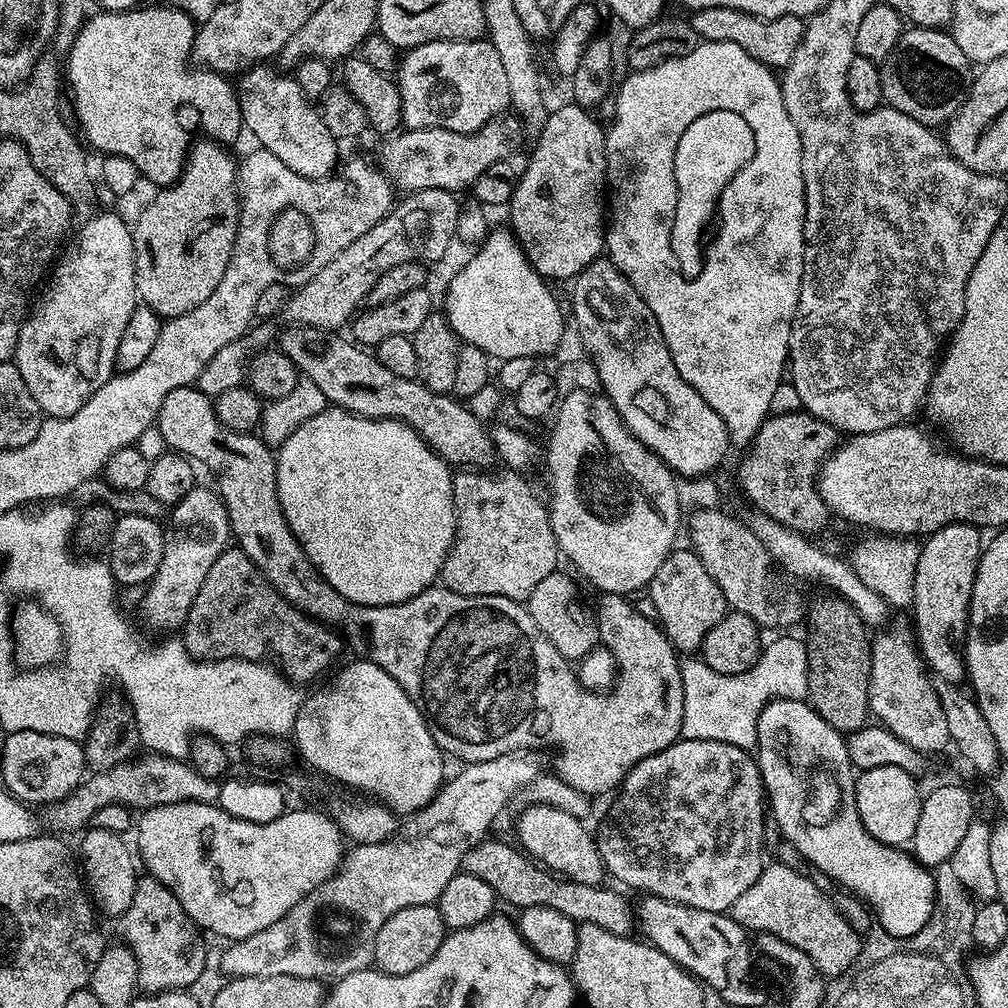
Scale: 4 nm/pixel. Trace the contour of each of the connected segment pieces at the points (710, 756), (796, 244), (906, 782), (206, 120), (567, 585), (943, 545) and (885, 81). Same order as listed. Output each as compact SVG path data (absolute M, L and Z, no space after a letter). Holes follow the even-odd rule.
M679 739L666 750L658 754L650 754L642 758L625 774L618 791L615 793L616 801L608 812L608 817L600 824L600 833L595 833L596 849L600 851L600 857L604 863L607 875L625 884L623 887L641 888L644 894L666 899L670 903L685 904L697 910L706 910L727 913L738 902L738 897L746 894L754 882L764 873L766 867L766 849L763 840L763 820L766 815L766 793L764 791L764 779L760 773L760 765L756 763L756 757L751 751L740 749L738 746L727 745L726 742L700 741Z
M709 40L701 42L697 48L690 50L690 54L685 56L675 56L669 60L664 60L660 64L655 64L652 68L647 68L645 72L633 71L632 76L624 80L624 85L620 88L620 93L616 96L616 121L612 125L607 125L606 135L604 138L604 157L606 158L606 188L610 193L610 215L606 220L606 256L612 261L622 274L638 290L638 294L650 306L654 318L658 318L658 326L662 330L662 338L666 338L666 346L670 350L670 358L674 358L674 366L678 366L678 374L706 402L710 402L710 407L726 422L728 430L728 439L733 445L741 444L747 446L751 444L752 439L758 434L762 422L768 419L773 411L770 406L770 398L774 398L774 390L782 383L786 376L786 365L790 360L788 343L792 341L792 323L796 317L796 307L800 297L800 287L802 286L802 270L804 269L804 175L802 174L802 142L798 134L798 126L790 122L790 114L786 114L786 106L782 98L780 89L780 80L773 69L768 68L762 62L750 58L742 46L734 46L734 42L710 42ZM728 112L733 116L740 117L744 124L748 125L748 130L752 134L752 152L748 156L741 170L744 173L744 196L740 196L740 216L744 216L744 240L740 244L714 244L710 238L705 238L702 242L700 269L697 275L684 272L683 265L676 257L675 247L672 245L672 234L675 232L676 213L679 212L680 204L680 184L677 175L677 153L682 142L685 132L692 128L697 121L710 116L712 113Z
M878 766L856 776L858 818L878 842L904 846L914 838L922 801L922 791L916 784L919 784L917 777L906 774L906 770L898 770L898 766Z
M137 6L125 12L100 10L97 13L84 21L73 48L66 55L68 84L76 99L76 116L84 131L83 139L89 145L92 143L104 156L130 158L130 162L138 166L141 177L155 186L172 184L182 175L184 161L188 159L199 128L207 139L232 146L240 136L240 128L242 132L246 124L237 85L219 72L194 66L192 43L197 25L185 12L167 6Z
M563 570L546 574L538 586L529 594L526 607L530 618L538 626L538 630L569 662L578 662L586 654L590 654L598 646L600 630L595 619L592 620L584 613L582 605L576 601L576 584Z
M947 524L932 533L931 536L927 537L927 539L920 544L920 557L918 558L918 566L914 574L914 594L912 595L912 602L910 605L910 613L912 612L913 618L916 619L916 624L914 623L914 639L919 647L920 655L925 665L927 665L939 679L945 680L947 684L959 685L966 676L966 669L964 667L964 641L968 635L968 607L972 601L974 578L976 577L976 571L980 565L980 554L982 551L982 540L980 544L980 536L982 536L981 529L975 528L973 524Z
M912 26L900 35L894 50L880 64L880 77L887 107L936 130L947 125L972 92L974 65L947 31Z

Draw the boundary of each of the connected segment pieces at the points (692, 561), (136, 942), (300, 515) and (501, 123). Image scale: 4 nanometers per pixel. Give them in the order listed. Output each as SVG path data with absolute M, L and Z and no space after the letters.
M673 550L658 566L658 574L648 583L646 597L652 601L652 612L658 624L668 636L669 643L677 653L699 653L704 636L729 611L729 606L724 600L722 590L718 590L718 582L706 574L706 566L697 558L691 550Z
M144 874L139 877L134 886L134 898L130 902L130 906L123 914L118 917L118 924L120 924L120 932L122 935L123 943L127 944L131 948L134 958L138 962L138 982L140 988L145 993L151 994L153 992L170 992L173 990L188 990L191 989L193 982L198 978L198 974L202 974L202 970L209 967L210 960L208 960L208 948L204 945L204 939L206 939L205 933L201 930L197 924L192 921L190 914L186 914L186 910L182 910L182 902L178 902L178 898L173 892L169 890L162 882L158 882L153 876Z
M328 406L278 448L276 481L284 517L314 566L351 604L406 602L437 583L456 537L453 469L401 420L375 420Z
M516 114L497 116L495 120L491 120L477 132L451 132L445 128L413 128L401 131L396 135L381 139L384 141L380 144L378 167L381 172L385 172L397 189L404 188L405 193L418 190L446 190L457 194L463 193L463 188L464 191L471 189L478 174L482 174L487 168L494 166L494 162L502 162L515 157L514 154L519 150L520 143L524 138L526 139L525 128Z

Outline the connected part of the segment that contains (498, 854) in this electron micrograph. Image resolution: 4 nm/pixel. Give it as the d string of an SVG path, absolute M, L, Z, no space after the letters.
M486 838L478 846L474 846L464 856L463 871L474 874L474 878L482 878L490 890L496 892L501 901L513 904L516 910L530 906L550 906L550 910L559 910L566 914L577 925L593 924L602 926L602 930L610 930L610 934L627 936L634 928L634 904L631 904L623 891L615 892L609 886L583 884L573 880L565 880L555 872L549 872L519 847L511 848L500 840Z

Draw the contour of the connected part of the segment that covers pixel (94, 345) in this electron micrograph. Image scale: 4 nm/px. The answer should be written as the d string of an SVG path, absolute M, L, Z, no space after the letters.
M115 211L100 213L101 216L96 214L85 219L76 241L63 249L51 273L52 281L51 276L47 281L48 289L40 305L37 308L35 305L24 317L24 325L18 334L14 363L22 374L22 382L26 382L26 390L34 394L34 402L38 402L45 417L74 414L74 410L79 410L92 397L94 390L98 390L98 386L114 375L117 371L118 342L122 342L122 330L126 330L130 314L134 314L138 303L132 228L129 221L127 224L122 217L115 216Z

